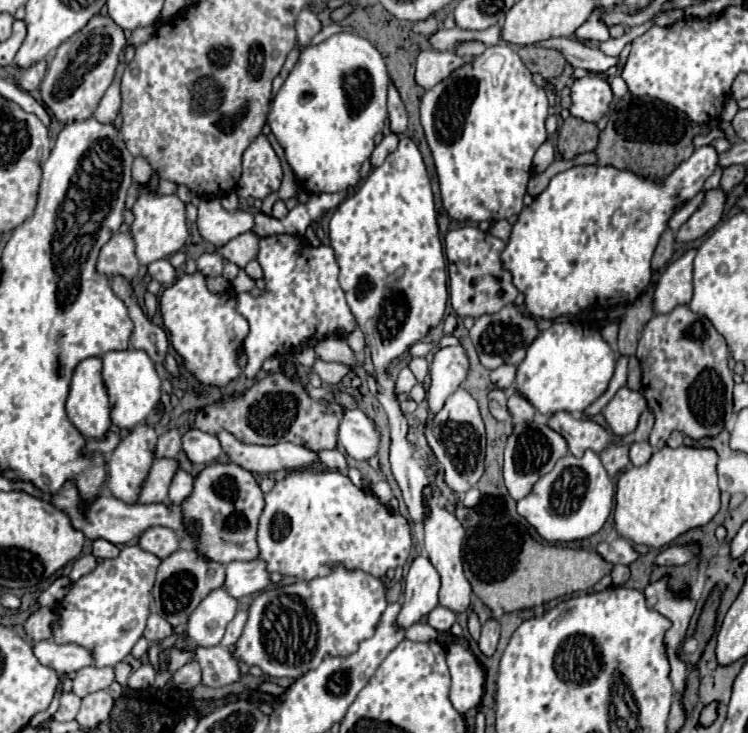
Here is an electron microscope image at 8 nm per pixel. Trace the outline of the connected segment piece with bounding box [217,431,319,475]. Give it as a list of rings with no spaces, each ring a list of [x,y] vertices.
[[[221,431],[217,433],[217,439],[223,447],[223,453],[243,469],[263,475],[273,471],[295,471],[313,467],[319,463],[315,453],[307,447],[299,447],[293,443],[277,443],[277,445],[253,445],[253,443],[241,443],[233,433]]]

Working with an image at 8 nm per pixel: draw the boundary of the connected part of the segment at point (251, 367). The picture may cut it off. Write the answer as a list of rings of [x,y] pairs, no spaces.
[[[271,235],[271,237],[263,237],[259,241],[257,261],[263,269],[265,291],[259,297],[237,295],[237,311],[249,323],[249,333],[243,339],[243,347],[245,347],[245,353],[249,359],[249,363],[245,367],[245,375],[249,379],[253,379],[261,371],[263,361],[273,355],[297,353],[303,345],[321,341],[329,335],[347,337],[349,333],[353,333],[357,329],[357,321],[353,319],[353,313],[349,311],[349,305],[345,301],[345,293],[337,281],[339,267],[337,267],[331,245],[311,247],[311,245],[307,245],[307,241],[303,237],[297,237],[297,235]]]

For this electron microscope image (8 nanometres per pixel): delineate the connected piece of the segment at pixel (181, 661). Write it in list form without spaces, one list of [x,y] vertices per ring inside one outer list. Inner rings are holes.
[[[173,647],[173,649],[169,651],[169,655],[171,655],[171,663],[169,663],[169,669],[171,669],[171,671],[177,671],[179,667],[183,667],[185,663],[191,661],[191,653],[179,651],[177,647]]]

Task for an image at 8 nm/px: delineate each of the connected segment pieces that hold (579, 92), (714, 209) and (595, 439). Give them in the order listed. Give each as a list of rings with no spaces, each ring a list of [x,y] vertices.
[[[583,77],[571,85],[571,115],[587,123],[599,123],[611,109],[613,91],[605,79]]]
[[[721,187],[705,191],[703,205],[677,231],[677,241],[695,241],[707,235],[721,221],[725,205],[727,205],[727,193]]]
[[[565,411],[555,413],[547,425],[567,441],[573,455],[583,455],[585,449],[601,453],[611,441],[611,435],[601,425],[589,419],[575,419]]]

